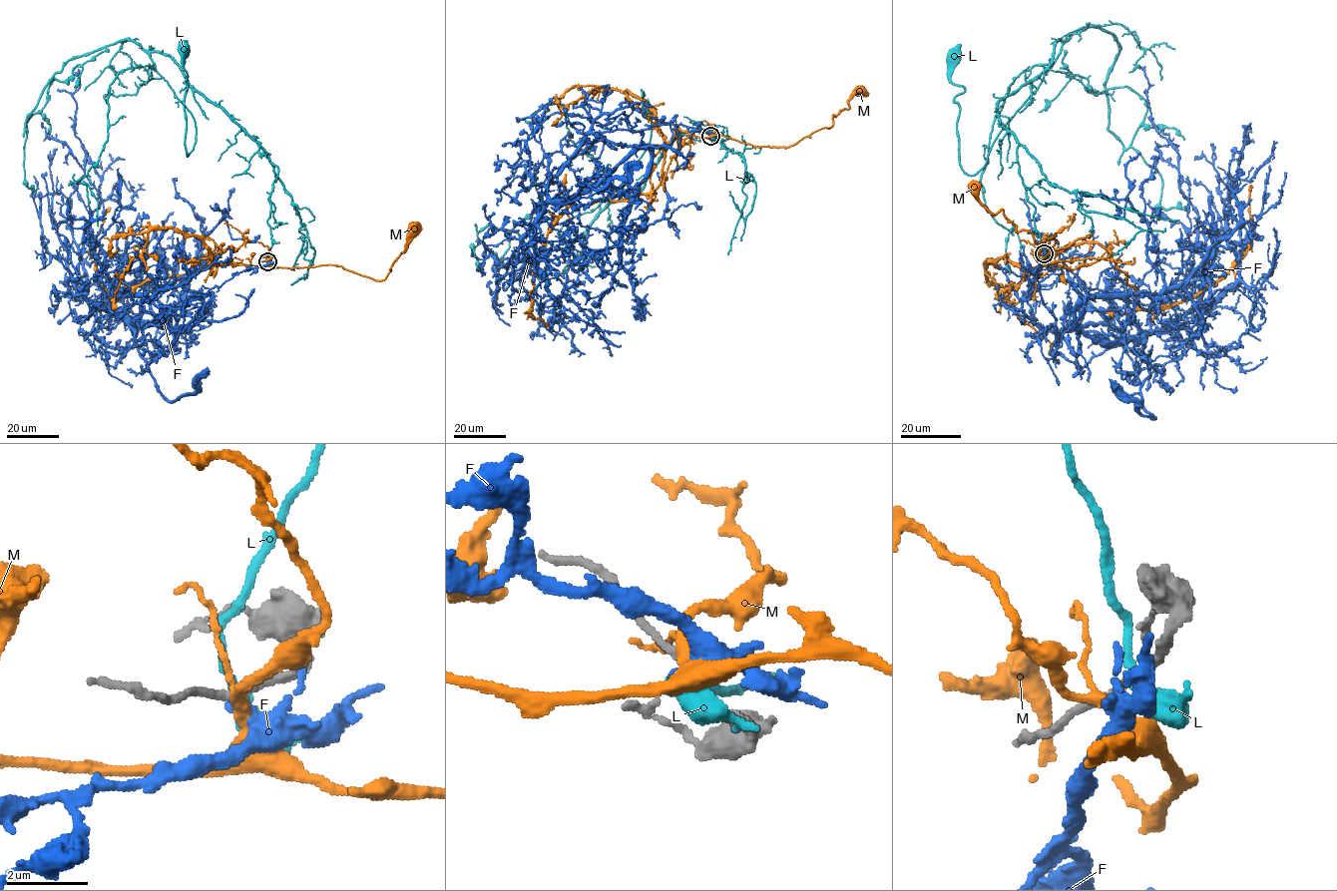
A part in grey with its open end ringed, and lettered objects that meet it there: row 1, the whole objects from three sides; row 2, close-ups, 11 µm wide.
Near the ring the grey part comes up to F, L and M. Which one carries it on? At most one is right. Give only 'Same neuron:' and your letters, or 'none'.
Same neuron: F

